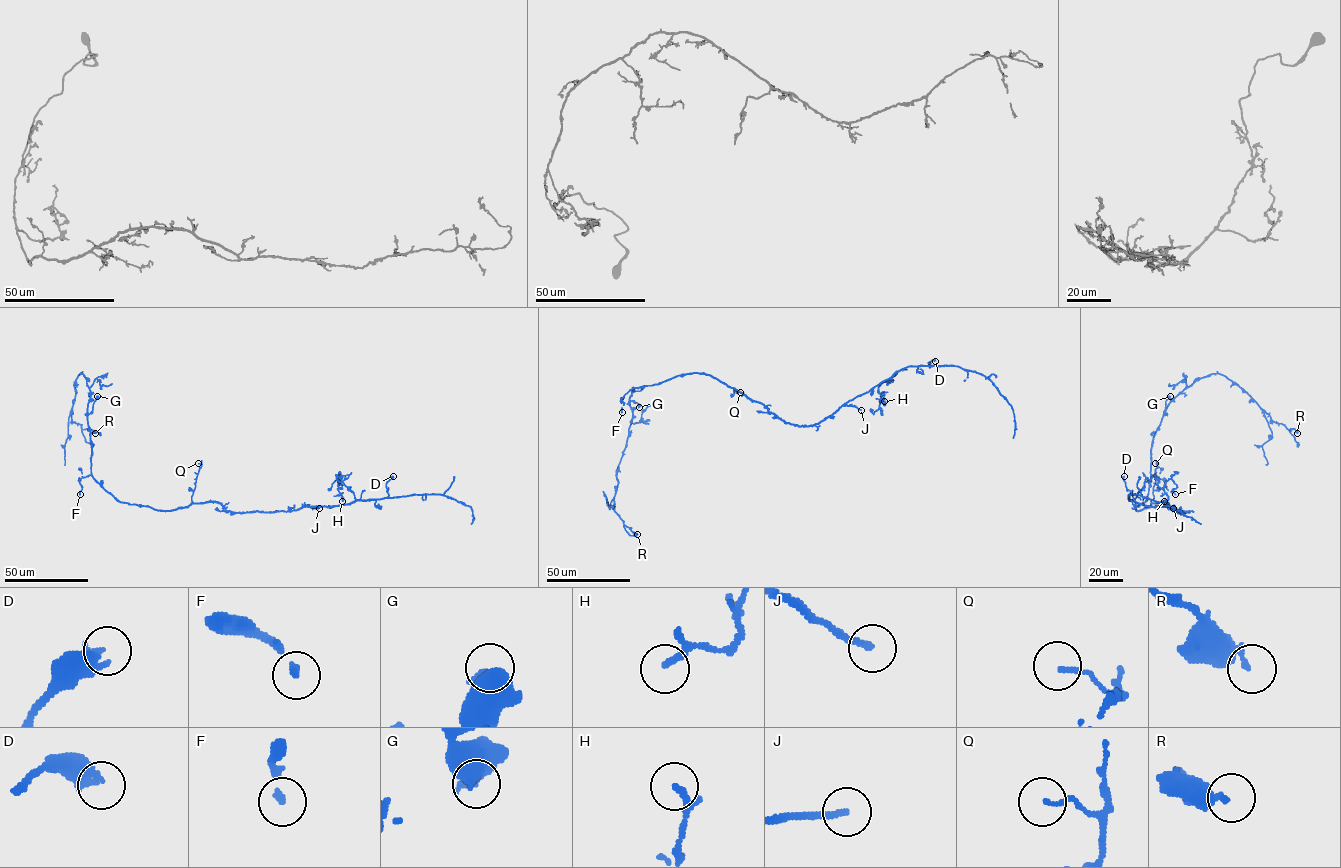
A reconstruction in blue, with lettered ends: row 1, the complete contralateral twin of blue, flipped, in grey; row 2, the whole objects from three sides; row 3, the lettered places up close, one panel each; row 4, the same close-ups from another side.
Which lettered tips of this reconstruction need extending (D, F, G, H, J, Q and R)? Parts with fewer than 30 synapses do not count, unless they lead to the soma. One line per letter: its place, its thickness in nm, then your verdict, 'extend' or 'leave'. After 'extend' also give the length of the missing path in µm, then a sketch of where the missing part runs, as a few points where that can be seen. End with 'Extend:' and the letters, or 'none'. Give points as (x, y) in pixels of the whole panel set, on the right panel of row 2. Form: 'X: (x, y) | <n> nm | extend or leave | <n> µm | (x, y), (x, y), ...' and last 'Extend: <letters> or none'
D: (1124, 476) | 360 nm | leave
F: (1175, 494) | 170 nm | leave
G: (1170, 396) | 480 nm | leave
H: (1164, 501) | 130 nm | leave
J: (1173, 508) | 190 nm | leave
Q: (1155, 463) | 110 nm | leave
R: (1297, 433) | 240 nm | leave
Extend: none

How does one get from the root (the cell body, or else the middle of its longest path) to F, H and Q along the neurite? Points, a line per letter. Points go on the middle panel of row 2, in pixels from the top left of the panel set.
F: (728, 386), (709, 375), (682, 374), (656, 384), (633, 387), (621, 399), (624, 403), (622, 412)
H: (728, 386), (799, 426), (818, 424), (898, 371), (878, 387), (884, 405), (884, 401)
Q: (728, 386), (740, 392)

